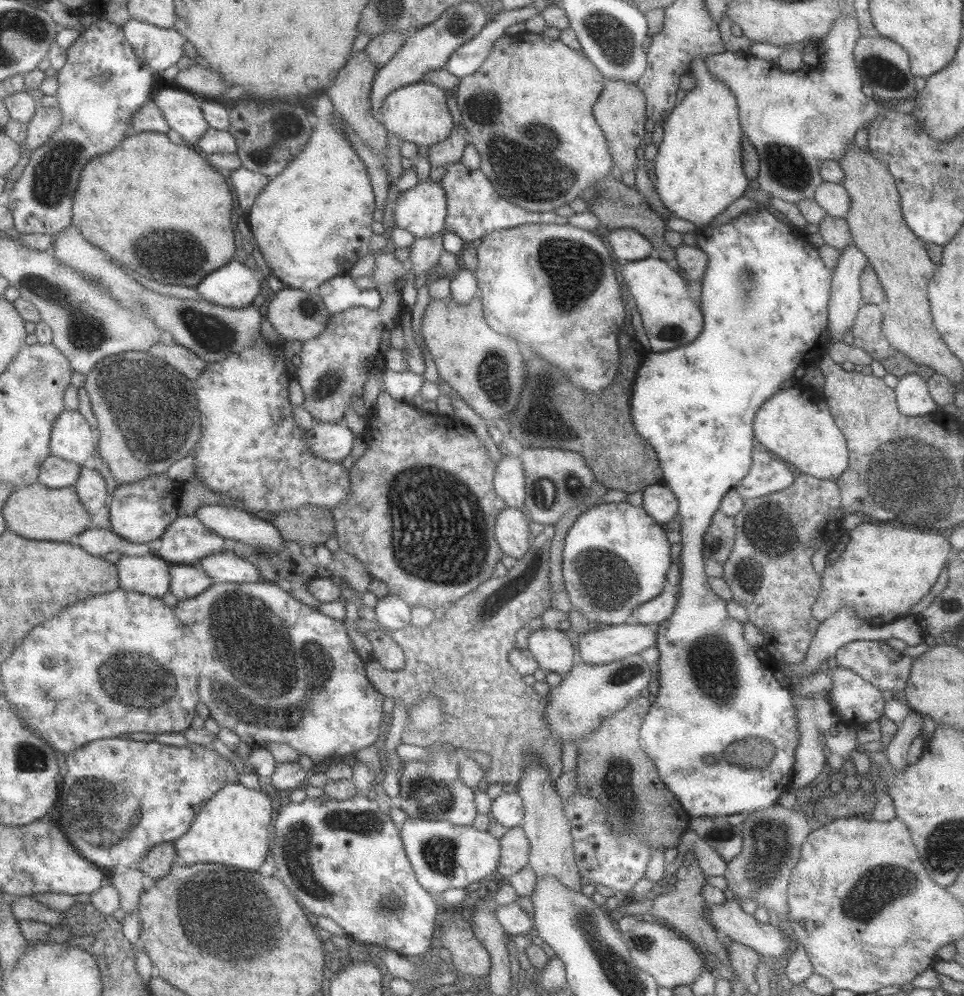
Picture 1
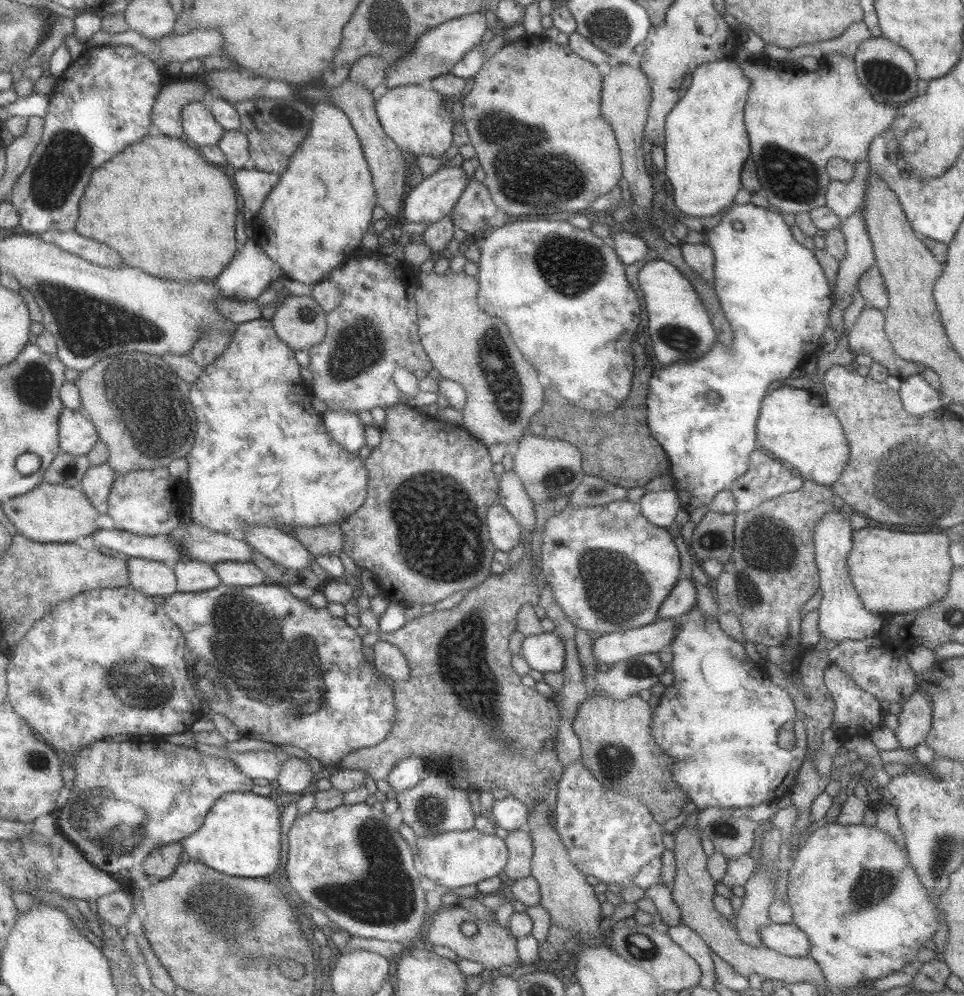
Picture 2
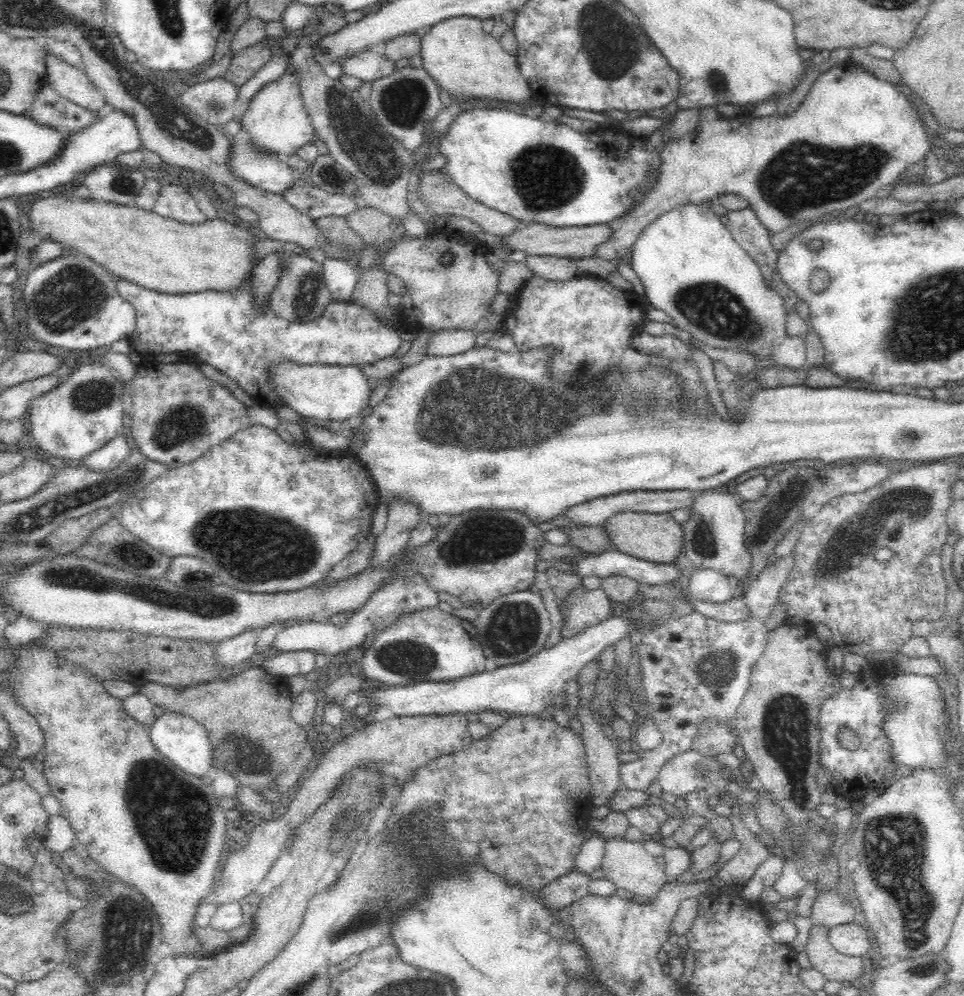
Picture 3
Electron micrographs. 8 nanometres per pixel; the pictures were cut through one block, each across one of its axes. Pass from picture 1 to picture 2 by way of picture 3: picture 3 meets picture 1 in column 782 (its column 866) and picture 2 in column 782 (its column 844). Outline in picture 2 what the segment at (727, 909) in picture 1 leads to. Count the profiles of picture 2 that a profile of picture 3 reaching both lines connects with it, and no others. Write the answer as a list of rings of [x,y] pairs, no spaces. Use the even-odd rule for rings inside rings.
[[[770,923],[760,927],[759,937],[763,946],[792,957],[809,956],[809,940],[794,923]]]

